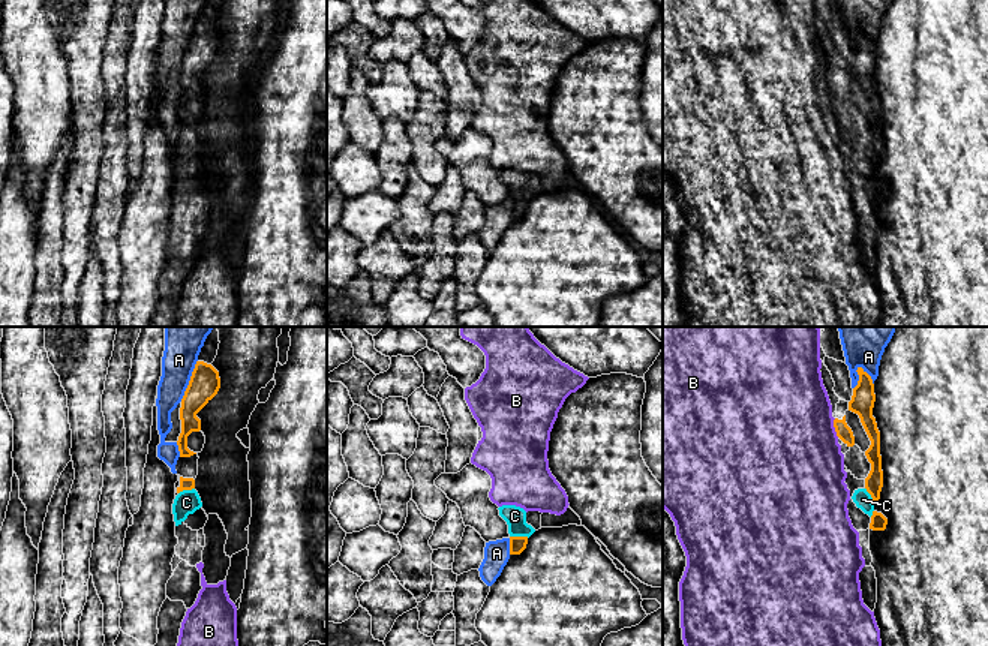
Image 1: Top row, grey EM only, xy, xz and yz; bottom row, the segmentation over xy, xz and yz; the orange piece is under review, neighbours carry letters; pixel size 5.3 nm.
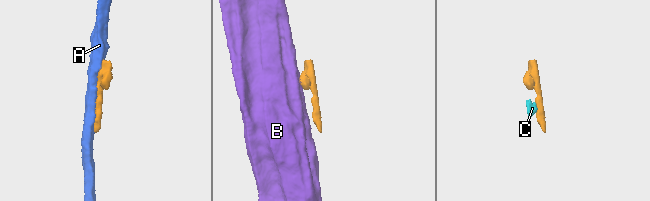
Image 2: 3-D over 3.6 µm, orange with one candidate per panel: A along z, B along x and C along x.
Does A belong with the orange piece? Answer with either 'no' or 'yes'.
no

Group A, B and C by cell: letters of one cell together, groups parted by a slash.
A / B / C

